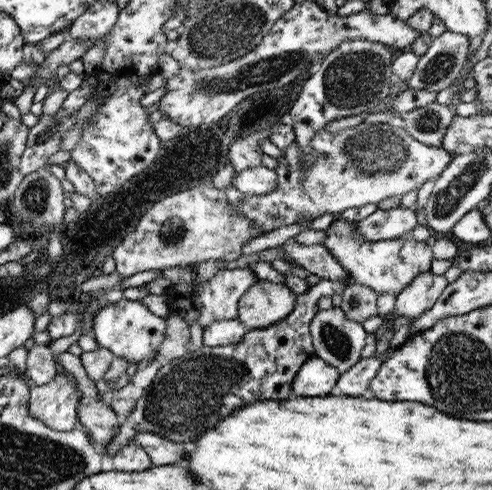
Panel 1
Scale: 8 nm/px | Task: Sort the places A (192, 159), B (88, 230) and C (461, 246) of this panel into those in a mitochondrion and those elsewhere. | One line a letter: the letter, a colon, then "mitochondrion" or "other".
A: mitochondrion
B: mitochondrion
C: other

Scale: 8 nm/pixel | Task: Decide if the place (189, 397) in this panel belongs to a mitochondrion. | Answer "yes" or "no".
yes

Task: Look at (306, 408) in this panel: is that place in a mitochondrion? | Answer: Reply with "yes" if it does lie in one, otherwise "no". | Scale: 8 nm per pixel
no

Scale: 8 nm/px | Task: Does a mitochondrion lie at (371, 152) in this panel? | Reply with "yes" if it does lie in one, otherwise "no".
yes

